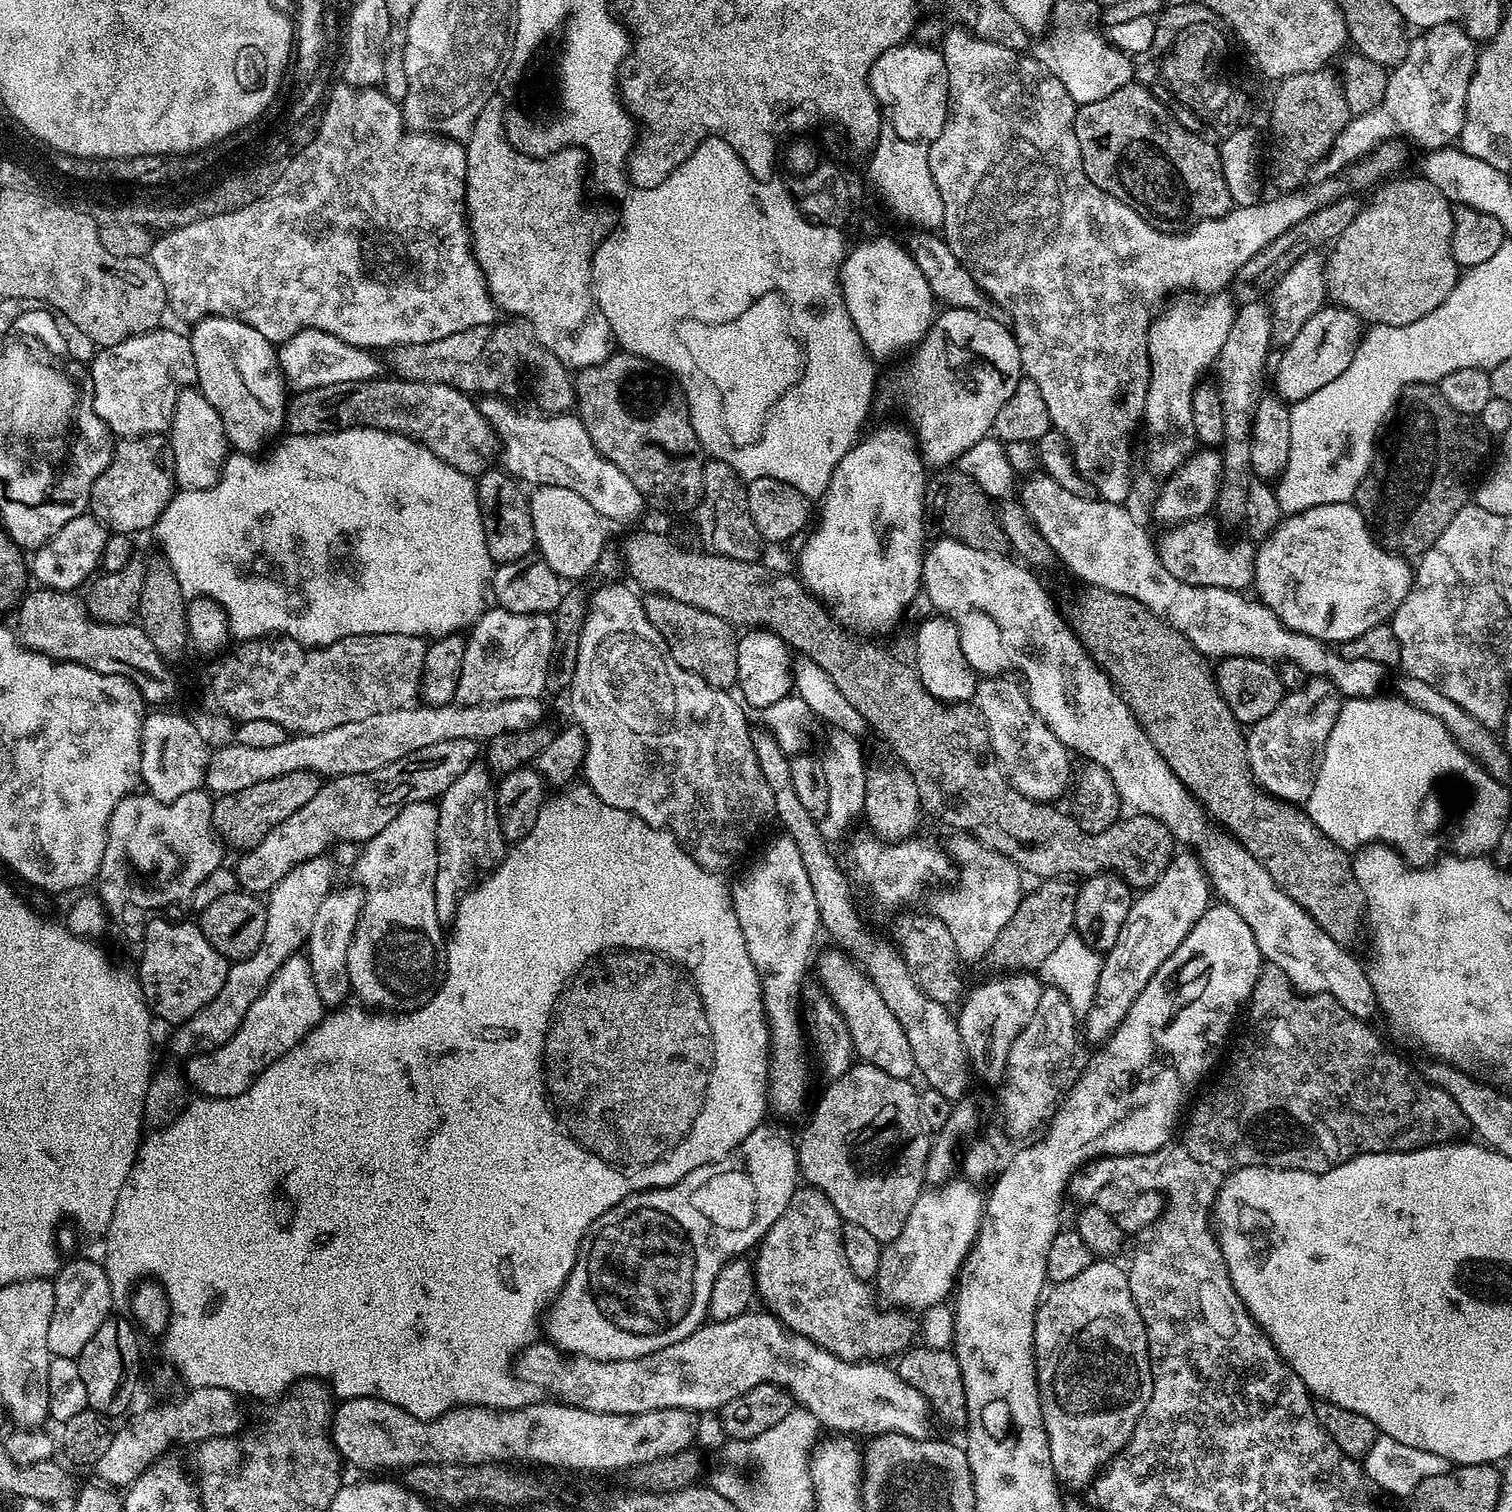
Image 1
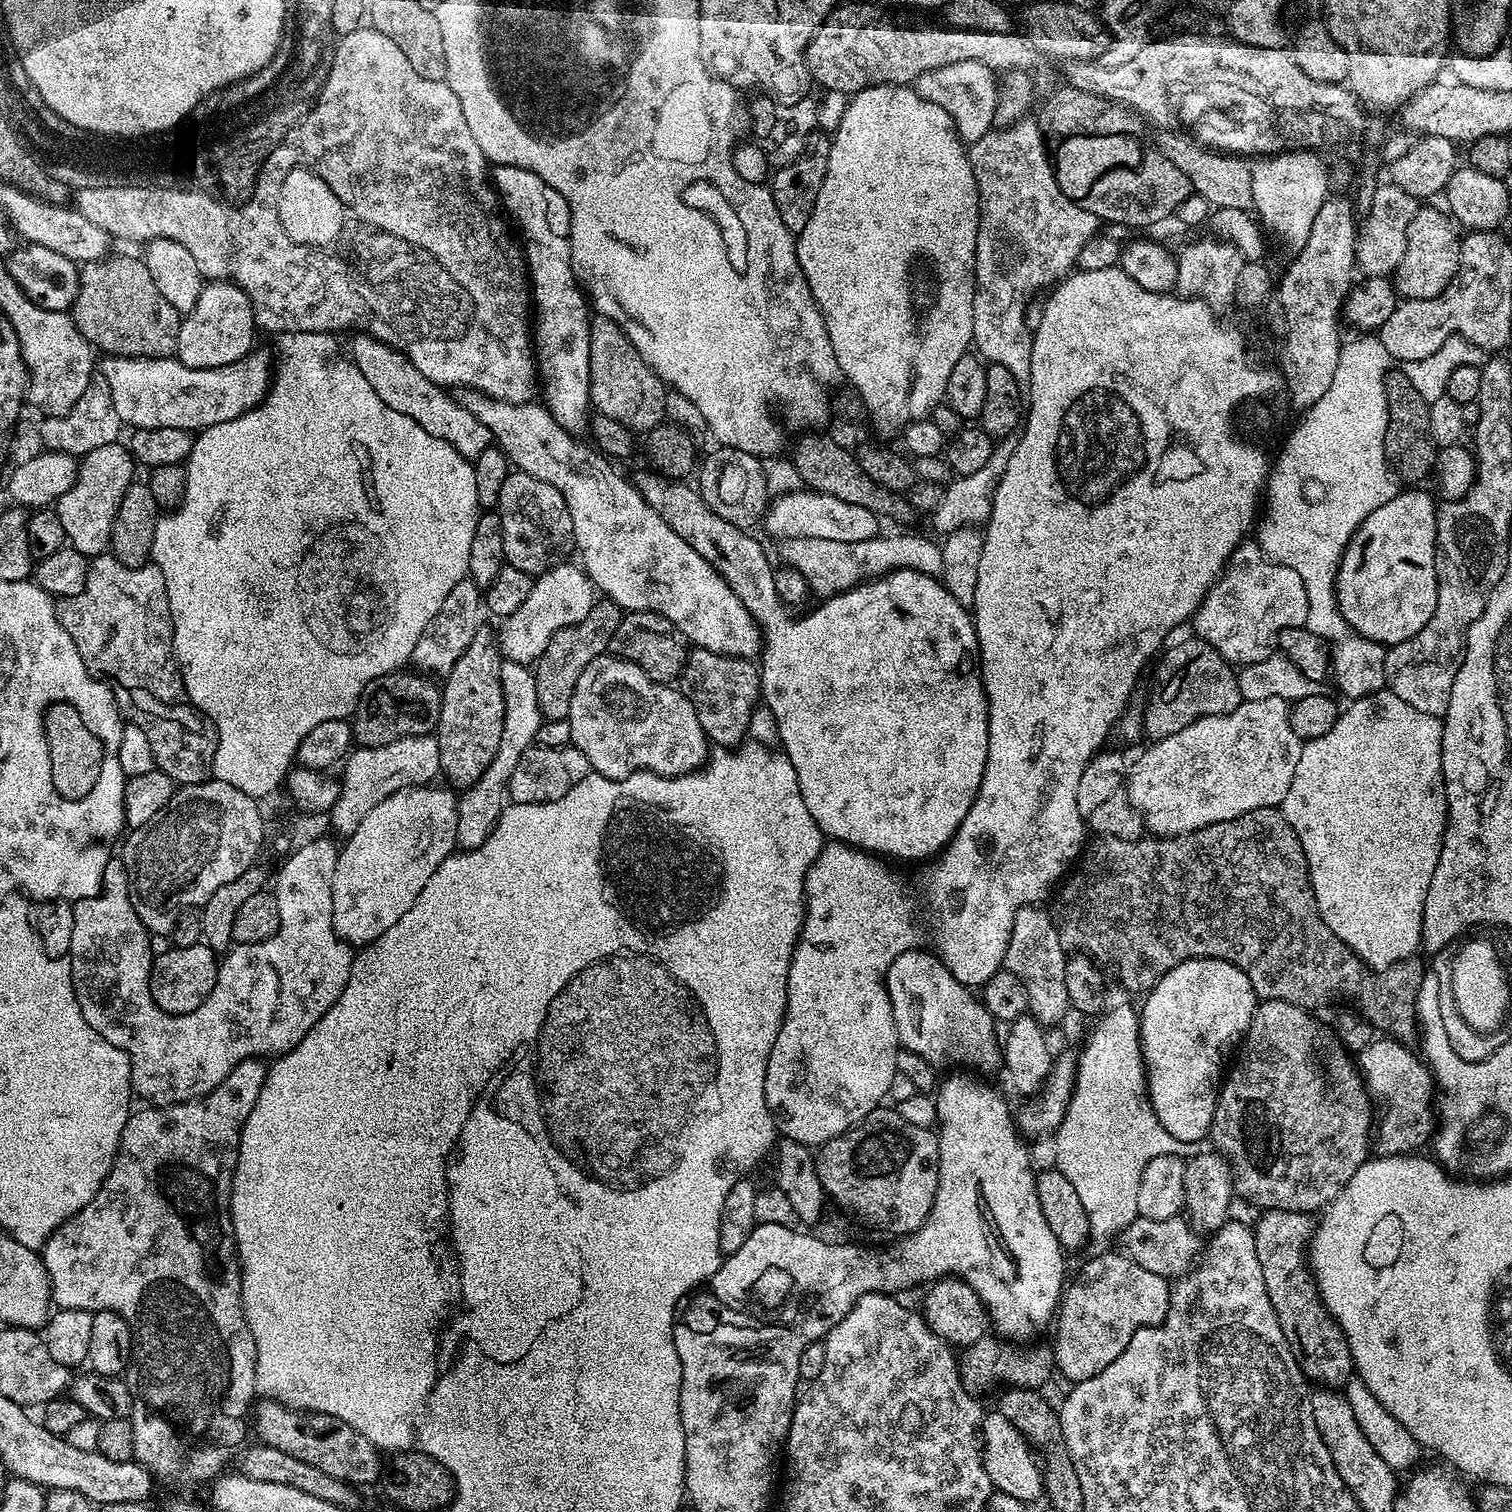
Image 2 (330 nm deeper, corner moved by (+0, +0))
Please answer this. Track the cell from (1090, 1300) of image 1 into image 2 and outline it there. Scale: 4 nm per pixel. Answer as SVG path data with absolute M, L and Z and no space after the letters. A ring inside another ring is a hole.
M1104 1252L1086 1261L1080 1272L1080 1280L1073 1284L1071 1281L1062 1293L1058 1315L1054 1320L1054 1351L1059 1375L1064 1375L1068 1382L1079 1382L1106 1370L1106 1366L1110 1366L1110 1362L1114 1362L1114 1358L1126 1350L1137 1330L1160 1324L1168 1313L1169 1281L1158 1274L1150 1274L1150 1270L1142 1270L1142 1266L1138 1266L1138 1262L1131 1260L1128 1255L1116 1252Z

